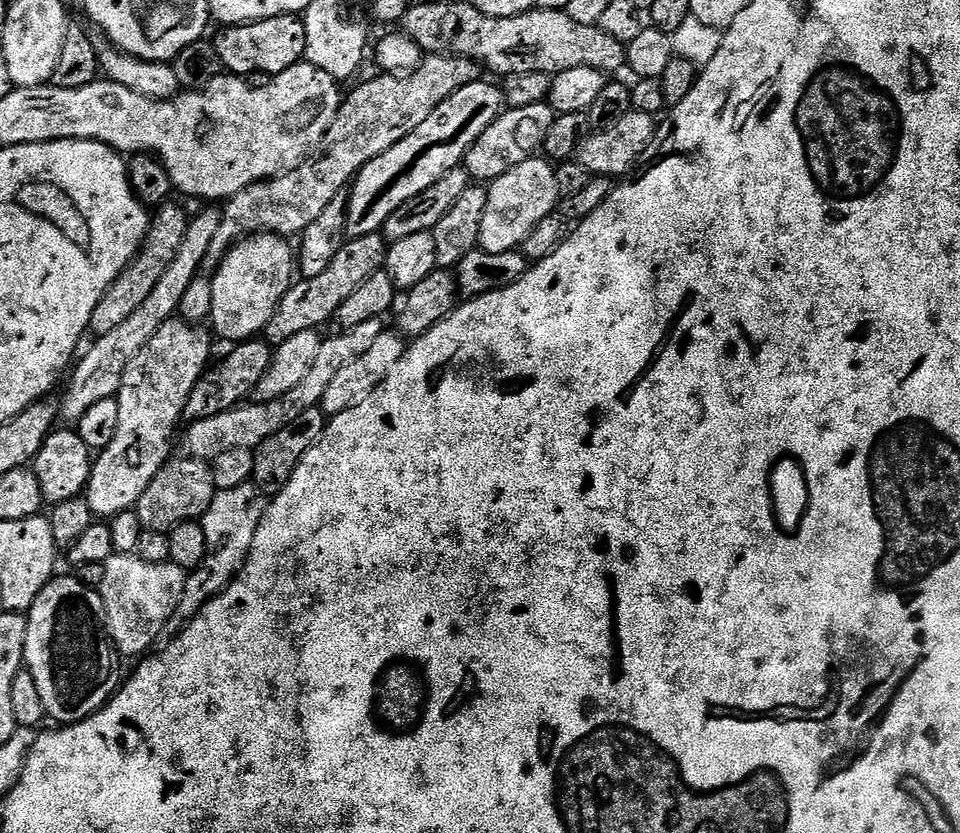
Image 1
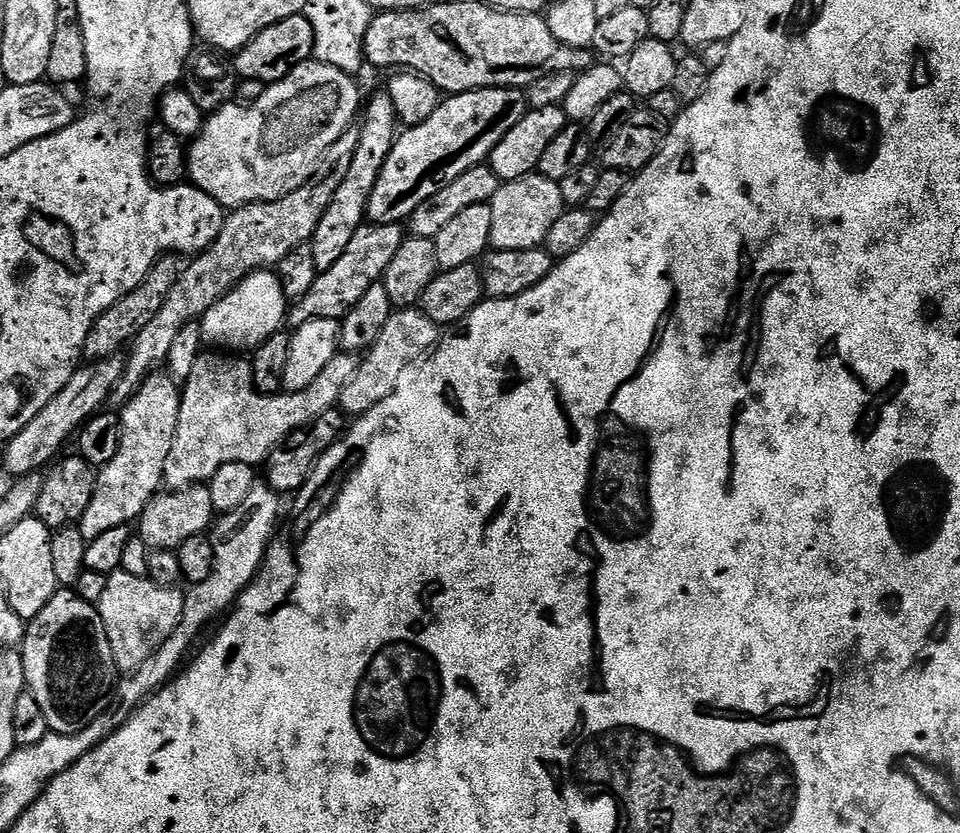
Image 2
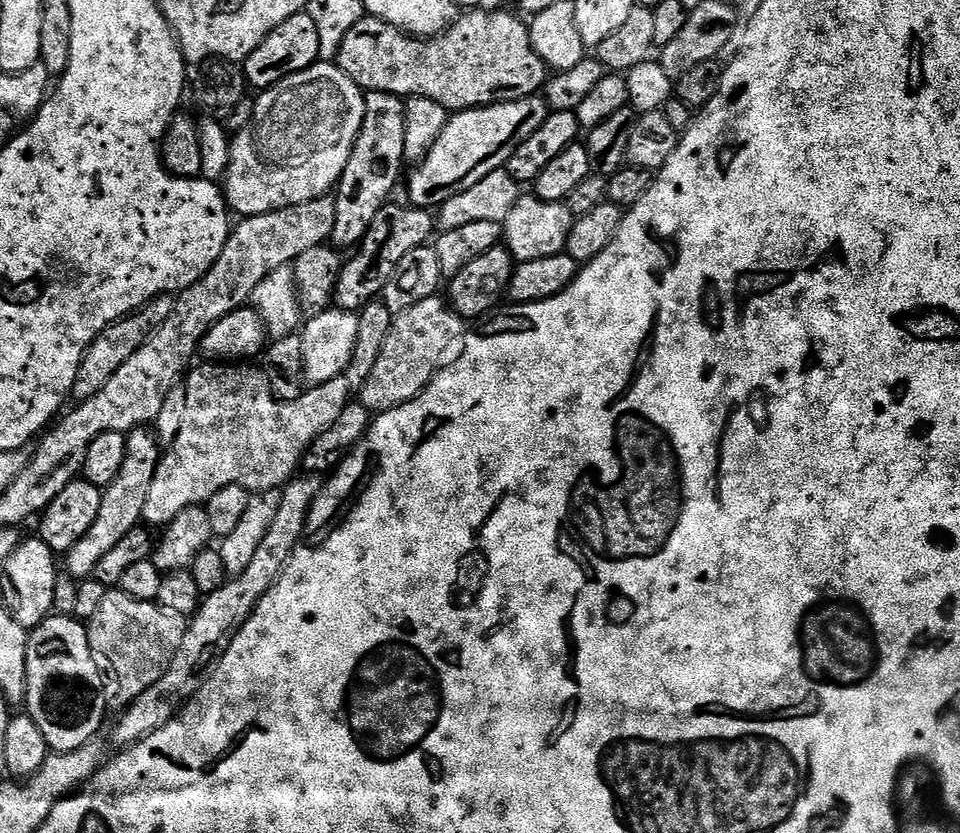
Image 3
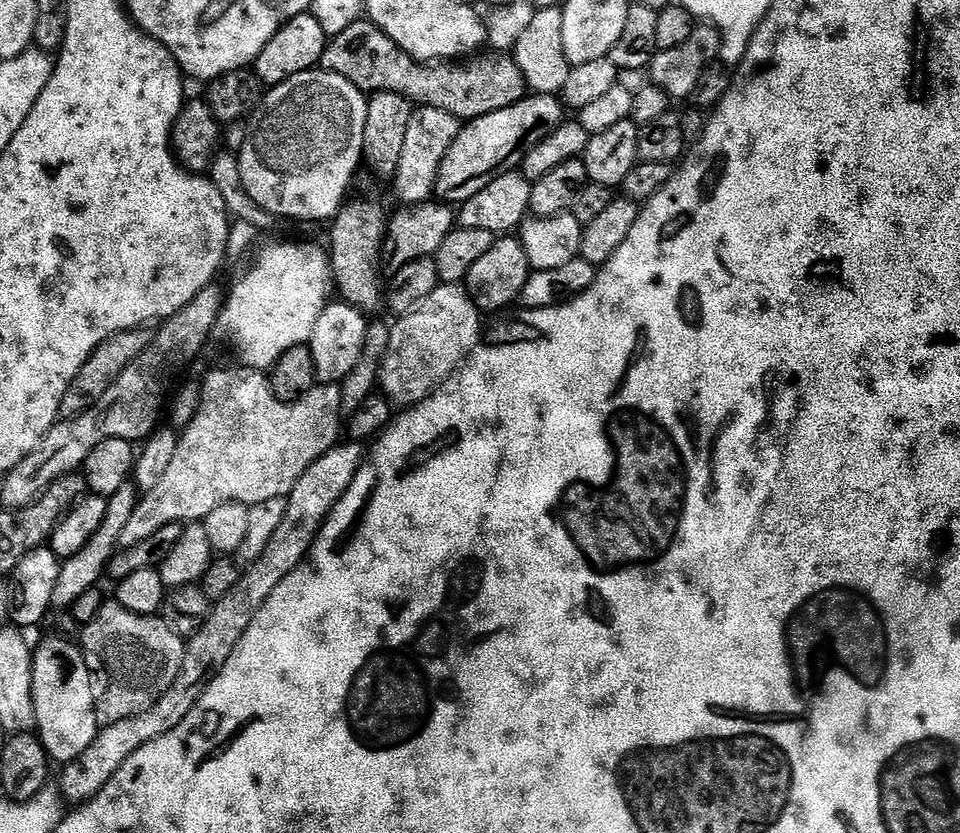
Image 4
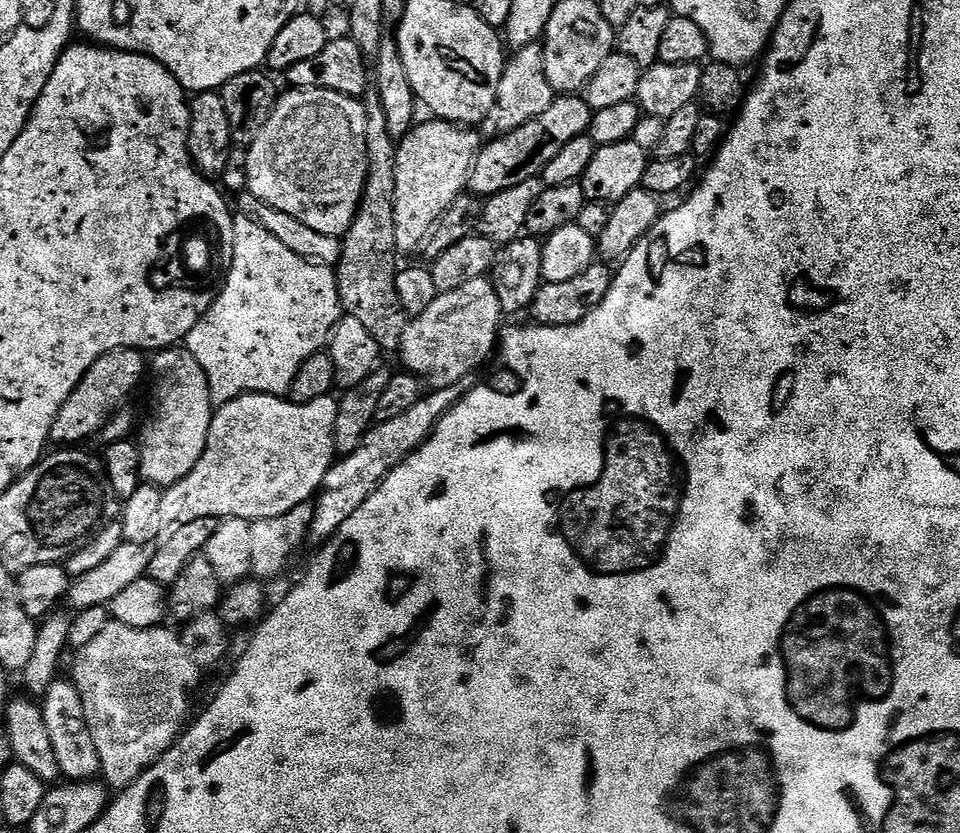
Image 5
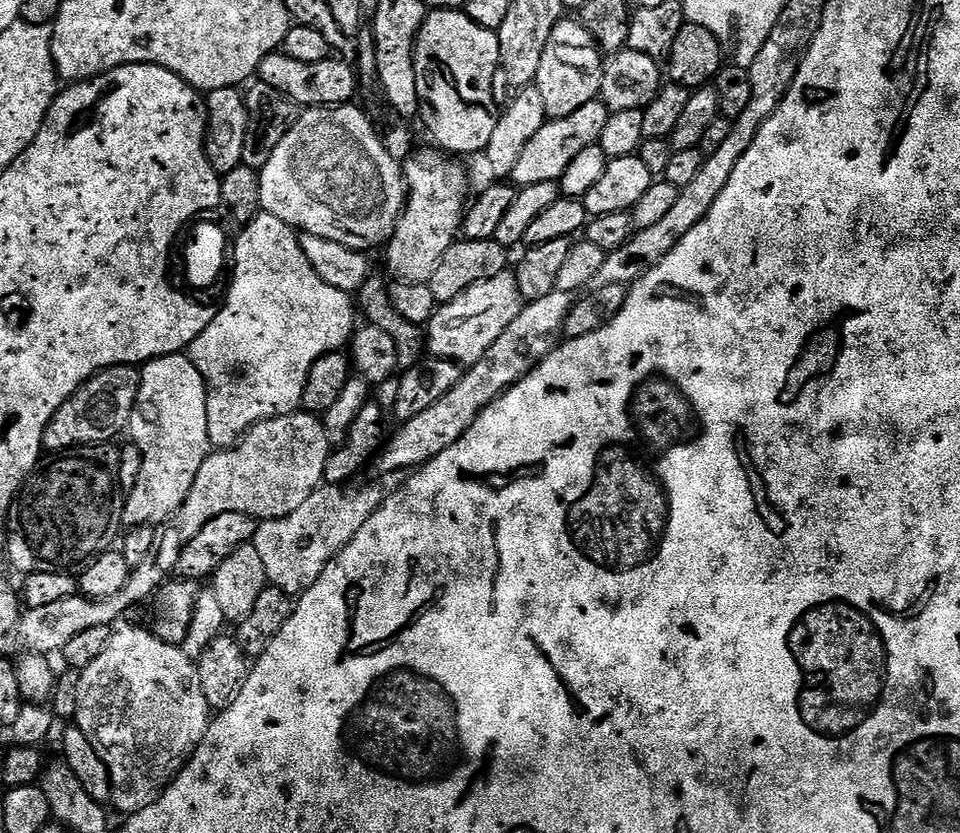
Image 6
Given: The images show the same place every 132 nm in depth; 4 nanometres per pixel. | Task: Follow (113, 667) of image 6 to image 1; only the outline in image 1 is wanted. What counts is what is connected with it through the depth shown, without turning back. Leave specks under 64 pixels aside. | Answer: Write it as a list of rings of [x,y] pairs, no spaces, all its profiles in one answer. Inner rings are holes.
[[[114,554],[103,565],[105,573],[98,591],[104,607],[108,638],[121,657],[143,657],[153,647],[151,644],[155,642],[156,635],[164,627],[169,627],[172,615],[176,613],[184,589],[185,569],[171,562],[146,562],[135,554]]]

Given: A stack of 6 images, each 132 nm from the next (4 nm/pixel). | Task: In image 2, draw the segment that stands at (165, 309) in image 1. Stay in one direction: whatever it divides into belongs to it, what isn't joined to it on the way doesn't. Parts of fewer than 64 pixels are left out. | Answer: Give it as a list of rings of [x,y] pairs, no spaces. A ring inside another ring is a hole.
[[[119,355],[108,360],[93,360],[77,367],[63,390],[24,427],[3,445],[3,471],[13,478],[31,476],[47,469],[63,453],[64,443],[75,437],[92,416],[109,403],[112,391],[124,373],[125,361]],[[85,367],[85,368],[84,368]],[[62,451],[62,452],[60,452]],[[60,452],[60,453],[59,453]],[[42,468],[42,469],[40,469]]]

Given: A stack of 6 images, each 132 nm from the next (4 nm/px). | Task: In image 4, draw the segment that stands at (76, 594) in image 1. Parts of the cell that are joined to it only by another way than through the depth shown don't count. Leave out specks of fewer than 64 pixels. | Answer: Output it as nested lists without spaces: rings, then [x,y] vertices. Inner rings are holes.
[[[52,634],[49,640],[35,645],[32,658],[32,697],[36,711],[36,732],[49,757],[57,765],[77,760],[94,742],[98,731],[96,722],[97,689],[92,689],[92,672],[85,653],[76,644],[59,641]]]

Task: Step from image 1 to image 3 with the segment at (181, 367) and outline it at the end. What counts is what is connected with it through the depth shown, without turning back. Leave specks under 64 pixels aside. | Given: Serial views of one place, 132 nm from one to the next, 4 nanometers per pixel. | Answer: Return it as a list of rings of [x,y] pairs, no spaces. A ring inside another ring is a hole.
[[[148,426],[133,428],[127,437],[126,462],[122,462],[118,478],[114,478],[114,482],[103,489],[102,507],[98,509],[98,518],[94,518],[94,526],[90,526],[90,530],[86,530],[86,534],[82,534],[82,538],[78,538],[78,542],[66,554],[66,572],[72,577],[91,577],[107,551],[141,523],[146,494],[150,494],[150,482],[154,482],[154,474],[160,465],[162,445],[155,431]]]

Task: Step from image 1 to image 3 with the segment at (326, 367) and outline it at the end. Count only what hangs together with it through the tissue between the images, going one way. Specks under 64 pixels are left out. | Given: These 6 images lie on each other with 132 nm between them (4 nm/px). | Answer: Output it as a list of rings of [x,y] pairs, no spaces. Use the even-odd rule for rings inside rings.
[[[248,362],[204,363],[208,364],[200,364],[193,372],[191,369],[187,373],[186,383],[184,384],[184,389],[186,390],[186,419],[182,422],[182,430],[178,430],[178,438],[174,438],[174,442],[167,445],[166,451],[161,455],[160,465],[154,474],[154,482],[150,482],[150,494],[146,494],[146,506],[144,507],[142,517],[145,525],[153,526],[152,524],[160,524],[159,526],[166,526],[174,517],[182,514],[184,508],[207,505],[208,500],[214,498],[214,494],[218,494],[218,490],[222,490],[231,484],[238,484],[248,489],[249,493],[274,492],[283,489],[284,485],[297,475],[306,450],[312,445],[314,438],[318,438],[318,434],[322,434],[327,428],[334,426],[334,421],[338,419],[338,414],[342,414],[342,410],[346,410],[346,406],[350,402],[350,396],[348,396],[350,385],[347,375],[334,378],[330,382],[322,382],[309,387],[297,400],[277,400],[276,395],[272,393],[272,382],[268,379],[268,373],[263,367],[260,367],[261,369],[251,368],[253,365]]]

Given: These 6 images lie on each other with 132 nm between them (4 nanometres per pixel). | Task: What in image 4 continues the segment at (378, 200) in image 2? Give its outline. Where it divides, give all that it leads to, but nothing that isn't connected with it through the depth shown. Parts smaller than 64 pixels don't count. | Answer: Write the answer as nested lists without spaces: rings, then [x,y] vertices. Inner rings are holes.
[[[528,94],[506,110],[494,110],[494,114],[467,121],[442,162],[435,195],[453,206],[474,198],[474,194],[478,194],[478,190],[486,190],[494,178],[517,171],[526,154],[530,154],[530,150],[534,150],[534,146],[547,136],[557,132],[565,119],[566,109],[555,95]]]

